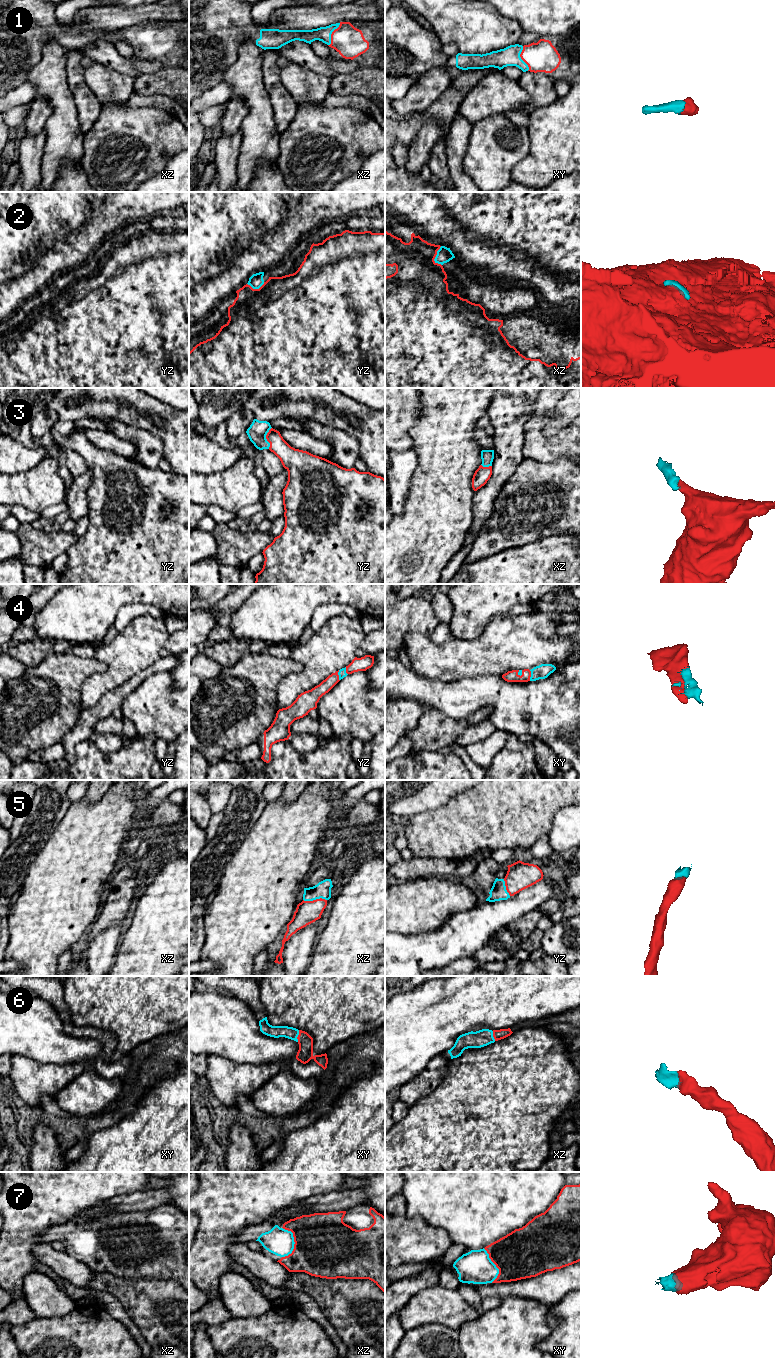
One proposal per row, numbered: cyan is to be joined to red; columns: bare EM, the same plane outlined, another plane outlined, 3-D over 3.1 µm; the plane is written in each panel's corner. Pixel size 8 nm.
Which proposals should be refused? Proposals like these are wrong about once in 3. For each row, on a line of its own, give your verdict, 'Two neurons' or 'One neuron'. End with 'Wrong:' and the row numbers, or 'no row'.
1: One neuron
2: Two neurons
3: One neuron
4: One neuron
5: One neuron
6: One neuron
7: One neuron
Wrong: 2

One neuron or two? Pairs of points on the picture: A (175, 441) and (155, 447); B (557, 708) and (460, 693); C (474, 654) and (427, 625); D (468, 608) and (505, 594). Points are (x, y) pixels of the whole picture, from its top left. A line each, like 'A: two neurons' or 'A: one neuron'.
A: two neurons
B: one neuron
C: two neurons
D: one neuron

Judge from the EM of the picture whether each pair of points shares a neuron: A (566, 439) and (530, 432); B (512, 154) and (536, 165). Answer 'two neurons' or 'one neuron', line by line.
A: one neuron
B: two neurons

